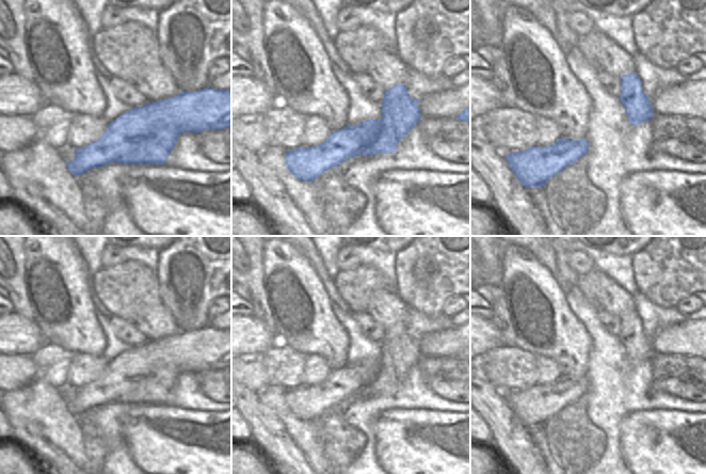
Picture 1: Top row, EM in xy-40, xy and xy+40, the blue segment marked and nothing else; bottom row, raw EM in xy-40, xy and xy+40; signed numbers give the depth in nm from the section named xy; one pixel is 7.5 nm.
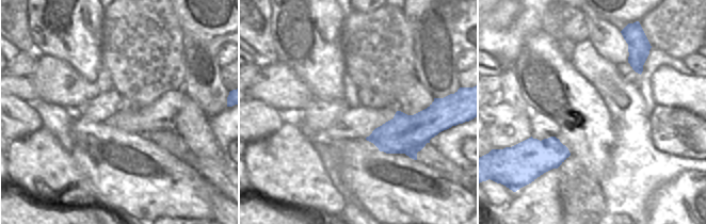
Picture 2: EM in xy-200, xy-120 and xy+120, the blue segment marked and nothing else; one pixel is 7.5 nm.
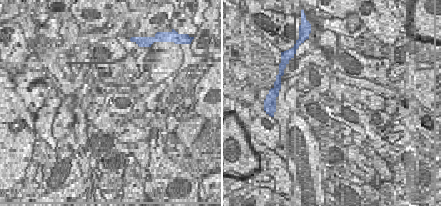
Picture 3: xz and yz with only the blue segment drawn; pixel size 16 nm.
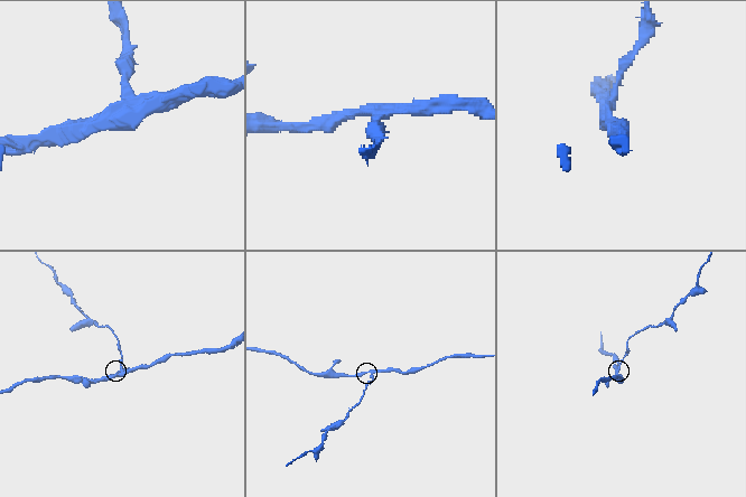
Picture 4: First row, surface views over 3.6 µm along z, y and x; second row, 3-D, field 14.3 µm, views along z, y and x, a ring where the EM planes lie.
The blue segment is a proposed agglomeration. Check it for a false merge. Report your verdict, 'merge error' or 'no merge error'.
merge error

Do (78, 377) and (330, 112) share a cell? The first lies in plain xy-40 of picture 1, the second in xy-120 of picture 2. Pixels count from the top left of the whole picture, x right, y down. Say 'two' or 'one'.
two

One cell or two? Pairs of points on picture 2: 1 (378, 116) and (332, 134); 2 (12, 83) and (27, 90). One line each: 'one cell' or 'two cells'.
1: one cell
2: one cell

